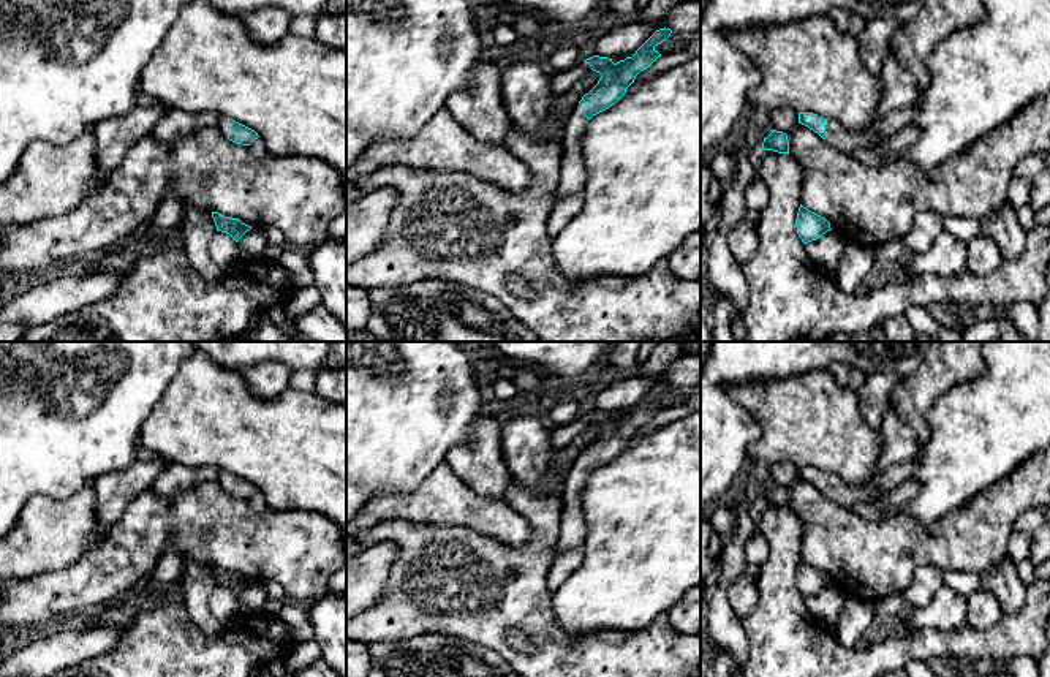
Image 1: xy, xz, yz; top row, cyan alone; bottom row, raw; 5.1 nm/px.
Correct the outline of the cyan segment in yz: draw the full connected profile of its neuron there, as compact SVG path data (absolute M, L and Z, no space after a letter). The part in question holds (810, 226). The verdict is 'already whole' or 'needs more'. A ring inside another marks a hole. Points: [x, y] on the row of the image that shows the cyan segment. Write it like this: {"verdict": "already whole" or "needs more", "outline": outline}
{"verdict": "already whole", "outline": "M802 204L797 212L795 226L797 226L797 234L803 244L816 240L822 234L832 229L830 223L824 217L808 210Z"}

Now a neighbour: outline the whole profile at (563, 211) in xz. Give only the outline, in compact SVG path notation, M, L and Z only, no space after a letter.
M584 191L557 199L547 221L547 231L553 239L582 209L584 206Z

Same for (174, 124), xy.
M166 108L164 115L152 130L152 136L160 141L176 141L195 130L217 127L220 115L210 111L185 112Z

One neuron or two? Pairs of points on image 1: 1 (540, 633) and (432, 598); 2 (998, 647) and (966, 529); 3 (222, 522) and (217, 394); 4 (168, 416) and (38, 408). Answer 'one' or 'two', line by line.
1: one
2: two
3: two
4: two

